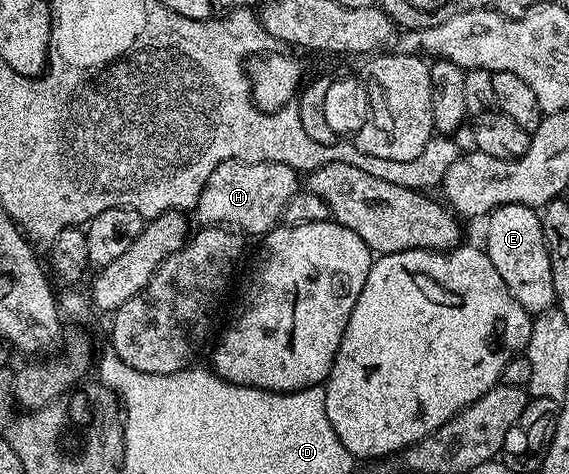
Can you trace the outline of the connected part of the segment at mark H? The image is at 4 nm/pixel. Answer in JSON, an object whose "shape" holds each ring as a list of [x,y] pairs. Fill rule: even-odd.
{"shape":[[[226,160],[213,170],[199,195],[196,206],[199,224],[225,225],[237,229],[243,236],[264,237],[279,226],[284,205],[300,189],[299,172],[283,163],[246,164]]]}

